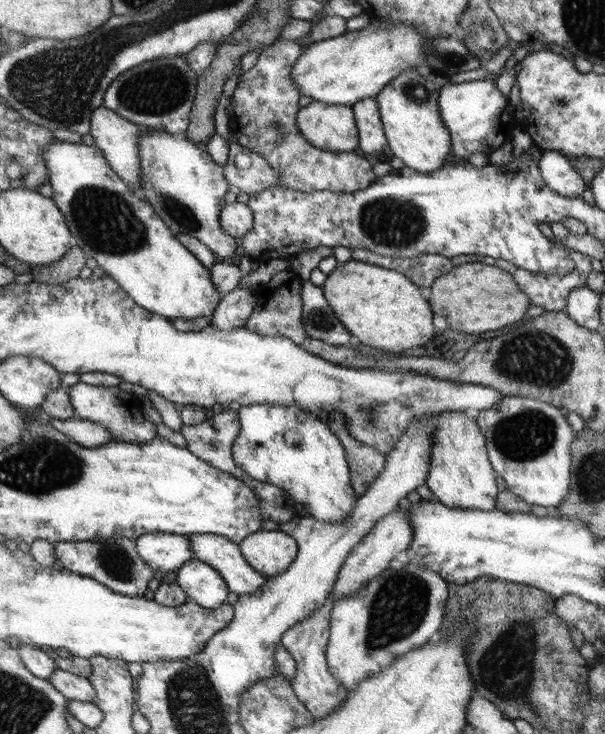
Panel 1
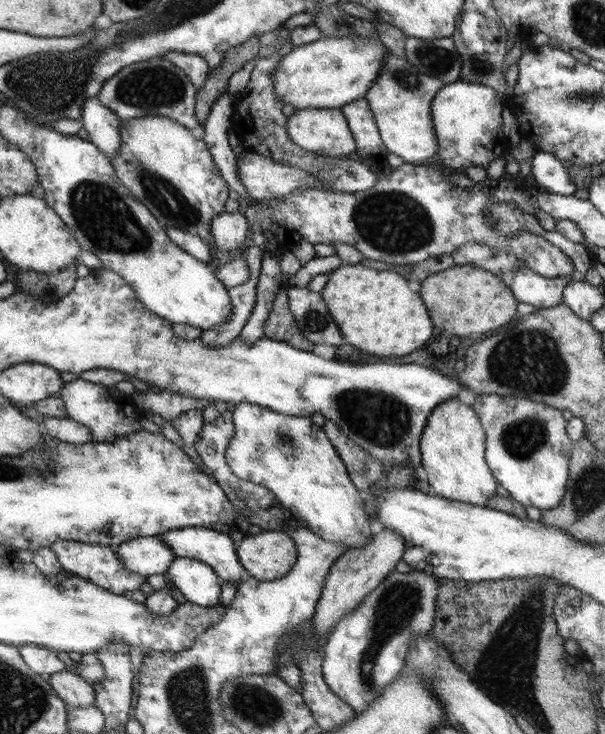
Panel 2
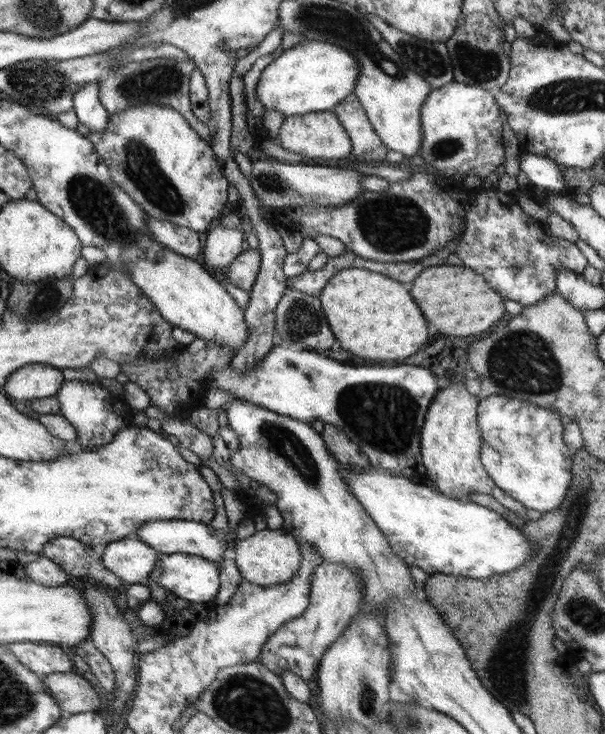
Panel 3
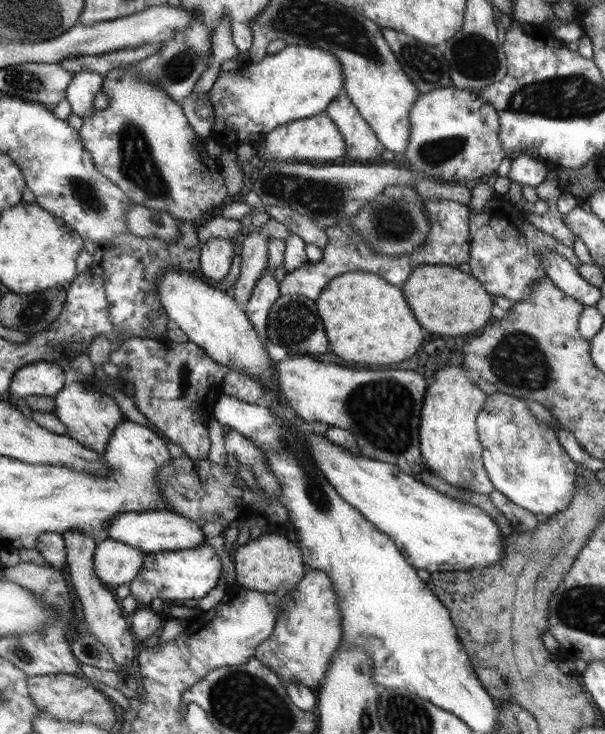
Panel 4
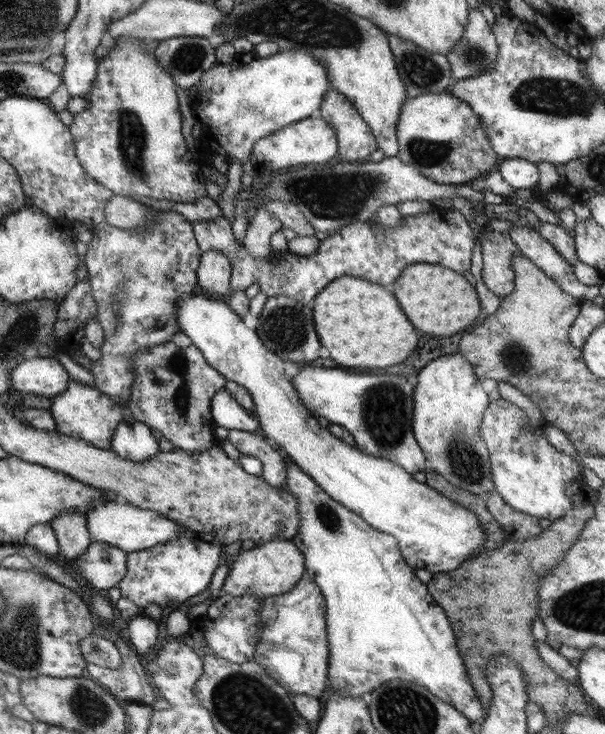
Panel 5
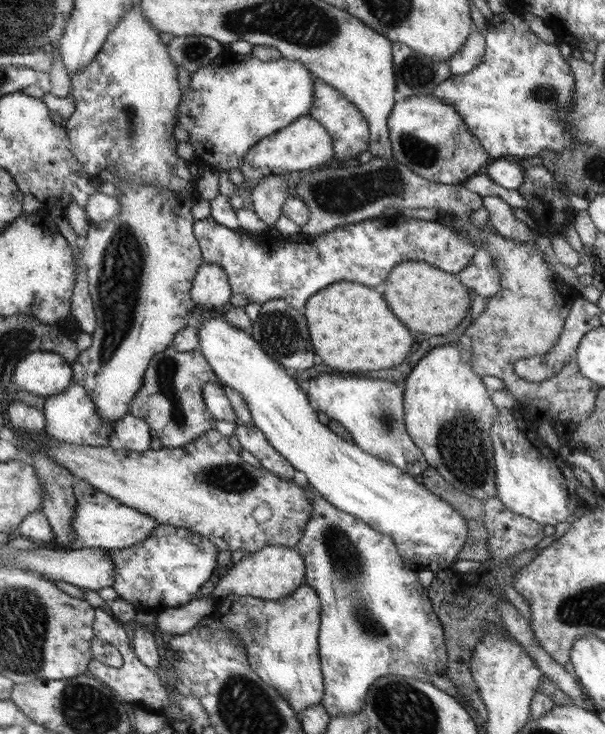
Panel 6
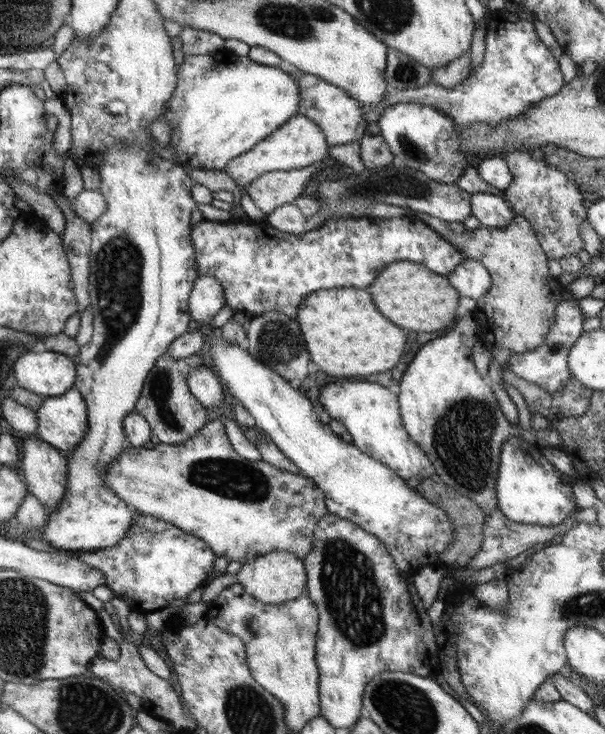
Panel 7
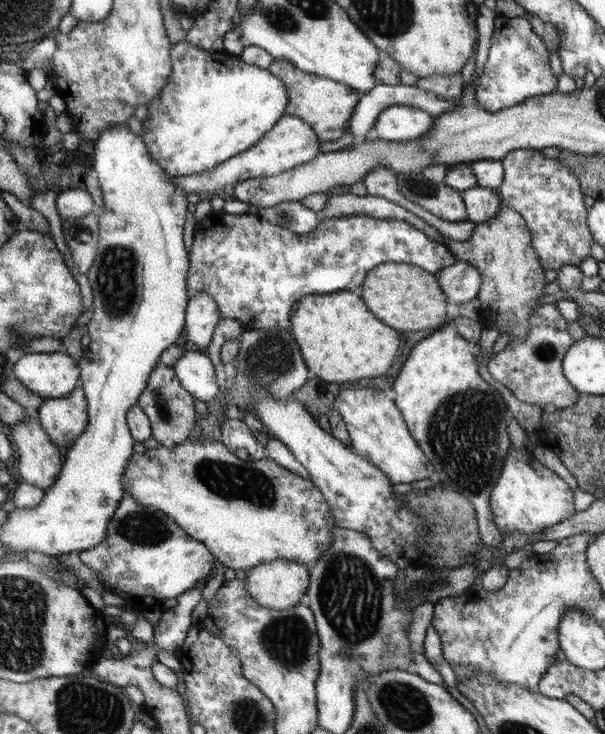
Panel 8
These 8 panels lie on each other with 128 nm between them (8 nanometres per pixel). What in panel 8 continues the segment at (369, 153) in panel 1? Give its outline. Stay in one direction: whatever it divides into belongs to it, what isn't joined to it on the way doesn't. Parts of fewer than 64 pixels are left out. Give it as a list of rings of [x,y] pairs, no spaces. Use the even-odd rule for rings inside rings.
[[[274,58],[268,69],[274,73],[274,76],[281,77],[286,85],[289,93],[286,114],[300,117],[301,120],[312,125],[321,142],[334,142],[349,133],[349,121],[353,117],[353,111],[360,103],[360,94],[356,89],[336,80],[304,72],[291,61]]]

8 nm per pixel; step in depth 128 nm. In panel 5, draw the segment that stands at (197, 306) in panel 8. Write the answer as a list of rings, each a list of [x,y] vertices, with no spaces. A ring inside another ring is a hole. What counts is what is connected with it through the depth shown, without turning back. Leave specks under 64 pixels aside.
[[[218,251],[202,253],[201,267],[197,268],[197,288],[214,299],[226,299],[231,294],[230,259]]]

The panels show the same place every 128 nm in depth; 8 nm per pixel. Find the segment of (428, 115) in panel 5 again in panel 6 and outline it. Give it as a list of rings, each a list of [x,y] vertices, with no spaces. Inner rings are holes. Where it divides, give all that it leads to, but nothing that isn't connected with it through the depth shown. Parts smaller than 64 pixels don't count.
[[[412,96],[397,102],[388,126],[392,158],[440,184],[462,185],[470,174],[480,173],[490,160],[481,140],[469,132],[457,109],[434,96]]]

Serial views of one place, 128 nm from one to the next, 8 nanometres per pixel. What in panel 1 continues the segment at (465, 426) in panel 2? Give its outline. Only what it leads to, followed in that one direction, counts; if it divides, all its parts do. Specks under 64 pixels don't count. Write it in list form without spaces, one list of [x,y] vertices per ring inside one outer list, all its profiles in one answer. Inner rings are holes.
[[[442,412],[435,418],[433,451],[426,486],[435,500],[450,508],[476,508],[490,511],[497,508],[496,470],[488,458],[486,438],[477,421],[465,412]]]

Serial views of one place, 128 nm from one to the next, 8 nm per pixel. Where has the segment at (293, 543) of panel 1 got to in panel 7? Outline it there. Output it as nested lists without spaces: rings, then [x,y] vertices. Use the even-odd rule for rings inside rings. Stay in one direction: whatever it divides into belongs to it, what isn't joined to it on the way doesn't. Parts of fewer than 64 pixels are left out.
[[[274,551],[258,556],[244,563],[236,576],[238,583],[244,586],[250,597],[256,597],[265,604],[289,603],[290,600],[296,600],[302,596],[308,588],[308,570],[305,569],[304,560],[286,551]]]

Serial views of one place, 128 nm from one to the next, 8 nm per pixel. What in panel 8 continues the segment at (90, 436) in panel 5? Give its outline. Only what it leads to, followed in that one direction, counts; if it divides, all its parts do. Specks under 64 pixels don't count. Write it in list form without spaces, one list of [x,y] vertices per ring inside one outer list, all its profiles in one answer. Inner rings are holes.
[[[83,389],[72,391],[64,398],[43,399],[36,409],[50,437],[70,448],[89,424],[89,404]]]

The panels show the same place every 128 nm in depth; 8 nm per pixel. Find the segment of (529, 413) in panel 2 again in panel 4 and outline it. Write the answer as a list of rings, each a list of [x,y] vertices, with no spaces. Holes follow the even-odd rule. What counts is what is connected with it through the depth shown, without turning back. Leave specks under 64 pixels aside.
[[[498,391],[490,394],[486,412],[477,418],[482,428],[482,444],[486,444],[486,466],[496,490],[510,501],[536,514],[556,515],[565,511],[574,496],[576,464],[558,442],[554,426],[538,422],[528,410],[527,402]]]

